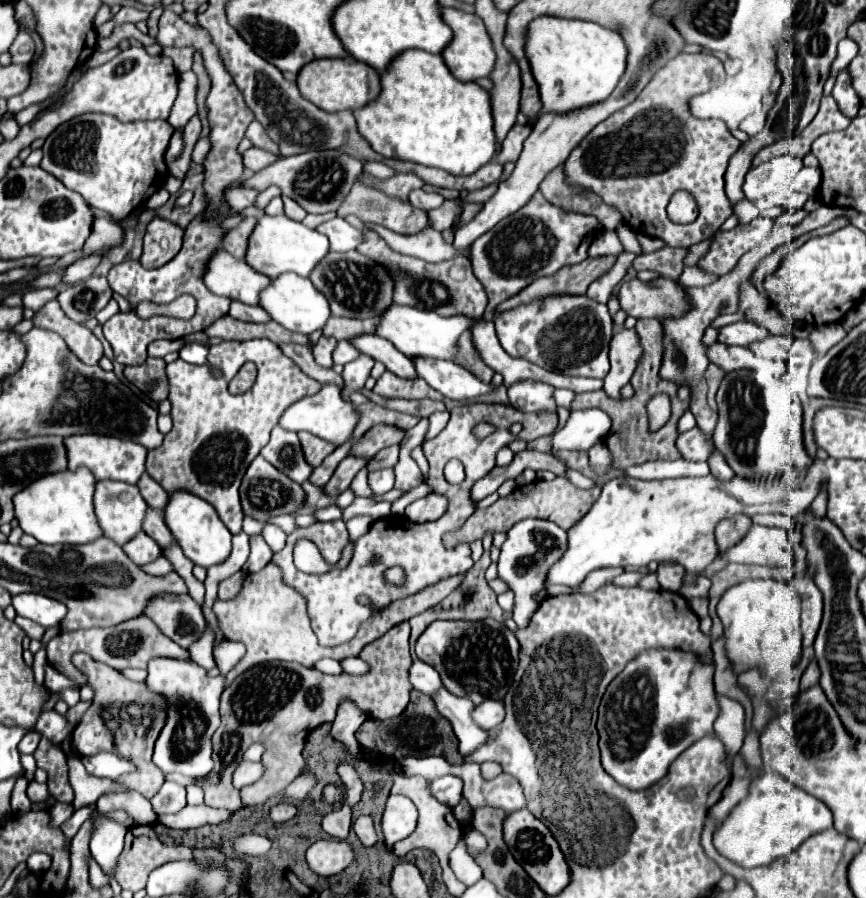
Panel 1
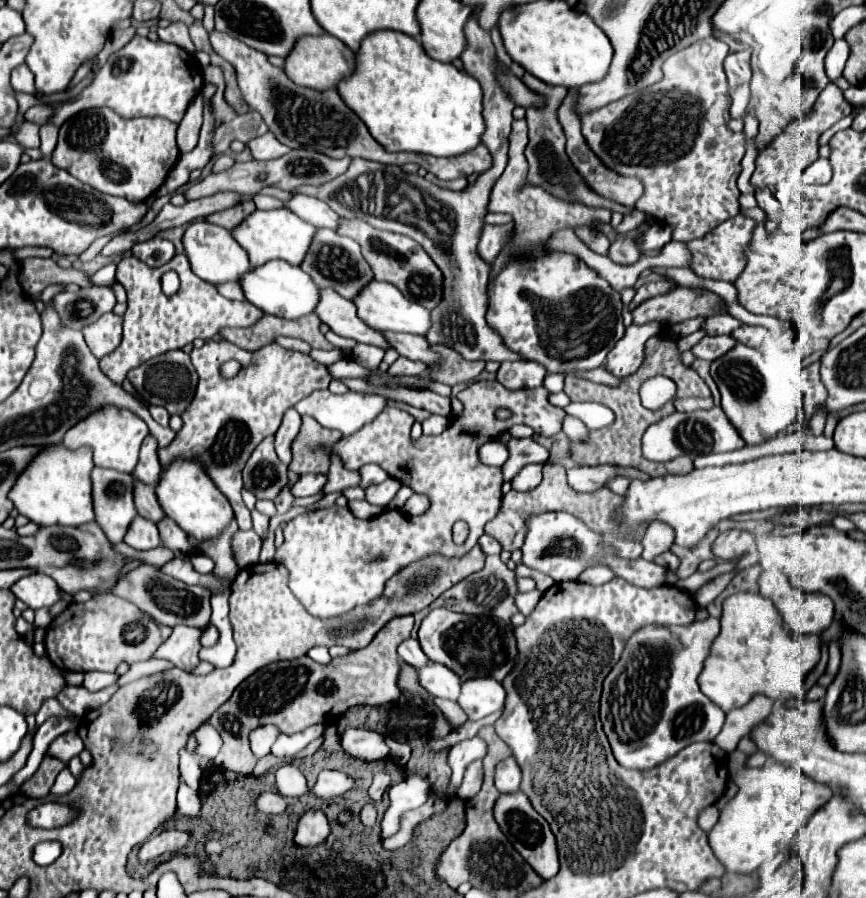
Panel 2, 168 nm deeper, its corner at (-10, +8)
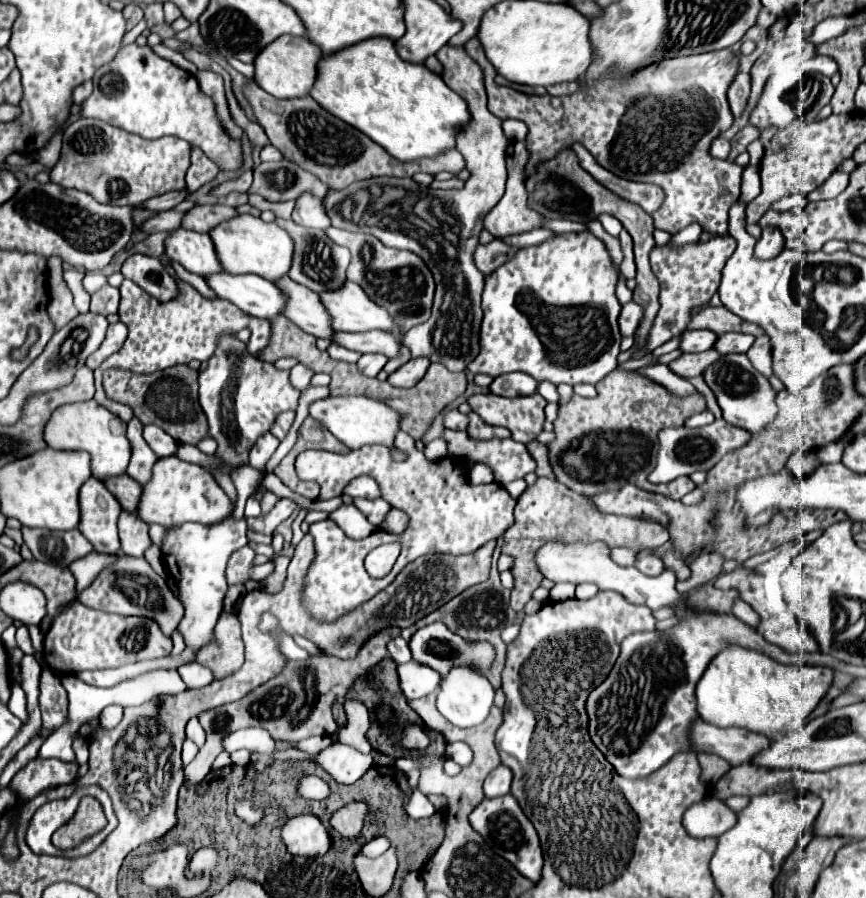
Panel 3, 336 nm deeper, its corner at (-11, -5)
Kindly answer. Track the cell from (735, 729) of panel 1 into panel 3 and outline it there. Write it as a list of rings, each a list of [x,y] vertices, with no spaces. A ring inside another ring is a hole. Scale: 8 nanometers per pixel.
[[[727,645],[711,659],[701,681],[697,683],[697,711],[703,721],[711,725],[743,727],[773,739],[775,735],[783,735],[805,725],[809,713],[827,693],[831,679],[833,671],[829,667],[783,665],[755,649]]]

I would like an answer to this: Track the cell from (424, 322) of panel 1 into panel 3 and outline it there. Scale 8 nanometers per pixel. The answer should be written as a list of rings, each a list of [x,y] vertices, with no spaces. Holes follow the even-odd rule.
[[[347,281],[343,289],[333,293],[319,293],[319,297],[325,309],[331,313],[337,331],[367,333],[379,329],[395,337],[401,337],[403,333],[391,313],[387,313],[387,309],[381,305],[375,305],[375,301],[371,301],[367,293],[363,293],[363,289],[351,281]]]

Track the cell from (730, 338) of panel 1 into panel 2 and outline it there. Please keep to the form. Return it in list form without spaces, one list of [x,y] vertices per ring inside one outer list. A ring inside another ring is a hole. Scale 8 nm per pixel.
[[[716,314],[716,316],[710,316],[704,320],[702,328],[706,334],[714,336],[714,334],[732,334],[732,330],[736,330],[738,326],[742,326],[740,320],[736,320],[734,316],[730,314]]]

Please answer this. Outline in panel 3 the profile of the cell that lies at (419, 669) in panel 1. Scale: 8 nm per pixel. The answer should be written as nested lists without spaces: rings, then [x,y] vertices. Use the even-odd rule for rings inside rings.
[[[397,637],[397,639],[389,641],[387,649],[389,649],[391,659],[393,659],[397,665],[407,663],[407,661],[411,661],[411,659],[413,659],[413,657],[411,657],[411,651],[409,651],[409,645],[407,645],[407,641],[405,641],[405,639],[401,639],[401,637]]]

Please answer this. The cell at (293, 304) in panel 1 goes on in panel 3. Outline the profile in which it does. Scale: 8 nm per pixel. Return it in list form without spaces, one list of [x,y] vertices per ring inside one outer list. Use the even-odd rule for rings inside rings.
[[[215,273],[207,277],[207,283],[221,299],[231,301],[251,317],[271,321],[287,307],[287,295],[279,291],[279,285],[259,275]]]

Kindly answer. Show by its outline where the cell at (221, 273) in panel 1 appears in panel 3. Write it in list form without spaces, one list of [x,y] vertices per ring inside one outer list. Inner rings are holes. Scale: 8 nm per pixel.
[[[177,229],[173,235],[165,241],[167,255],[181,263],[189,273],[197,273],[201,277],[207,277],[211,273],[223,273],[223,265],[215,253],[215,245],[209,235]]]

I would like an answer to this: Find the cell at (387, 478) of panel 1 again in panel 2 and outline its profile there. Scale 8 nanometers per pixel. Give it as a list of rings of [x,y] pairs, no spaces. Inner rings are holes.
[[[366,464],[358,472],[360,472],[360,486],[362,488],[368,488],[372,484],[380,484],[388,478],[388,474],[378,464]]]

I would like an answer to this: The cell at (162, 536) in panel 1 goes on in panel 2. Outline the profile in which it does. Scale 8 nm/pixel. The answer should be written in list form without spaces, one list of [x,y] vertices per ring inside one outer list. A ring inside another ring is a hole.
[[[134,478],[134,506],[142,518],[148,518],[152,522],[158,522],[164,518],[164,512],[158,506],[158,500],[154,494],[154,486],[142,484],[136,478]]]

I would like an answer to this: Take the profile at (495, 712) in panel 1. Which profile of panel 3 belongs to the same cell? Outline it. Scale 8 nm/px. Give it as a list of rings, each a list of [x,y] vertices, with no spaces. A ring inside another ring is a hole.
[[[455,667],[441,681],[441,687],[437,693],[437,709],[445,719],[449,719],[457,727],[475,727],[487,719],[493,707],[493,697],[495,697],[495,689],[487,681],[487,677],[483,677],[481,673],[475,673],[469,667]]]

